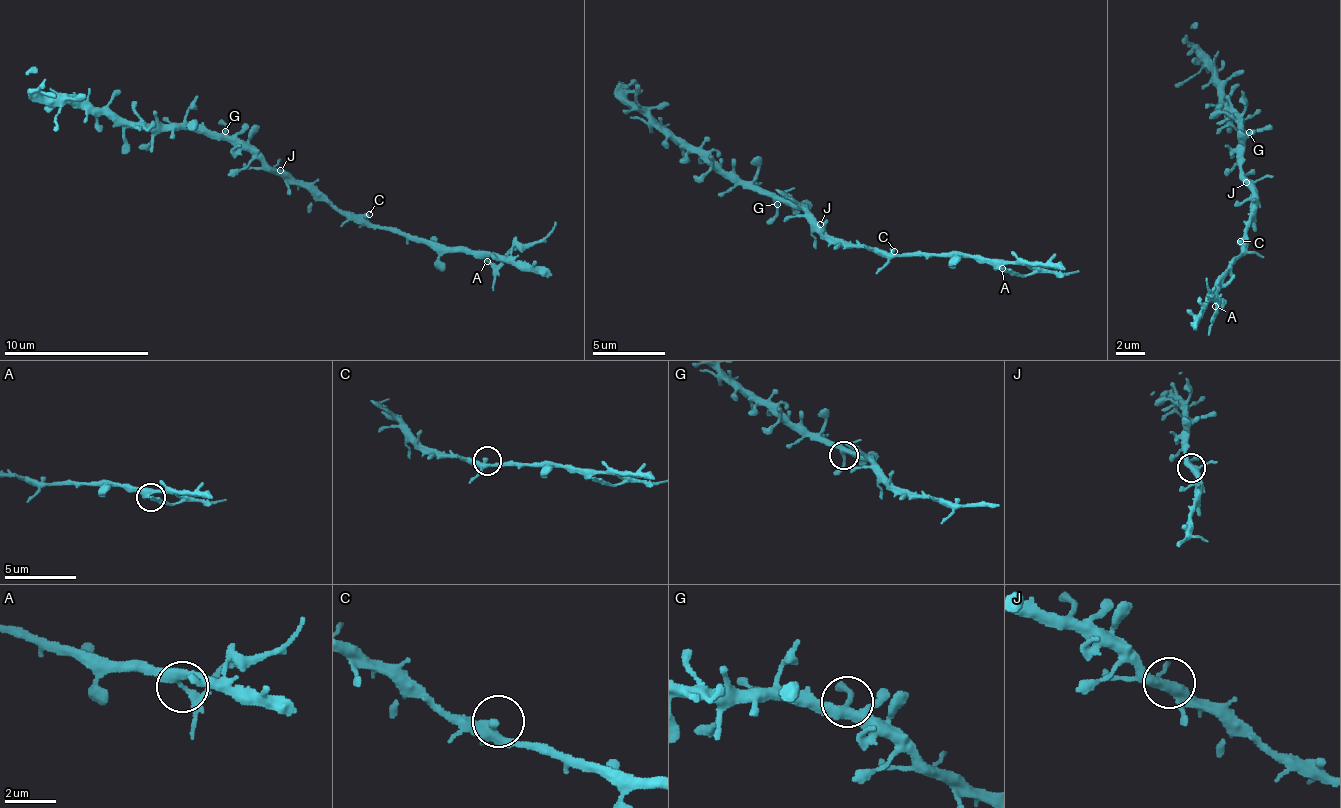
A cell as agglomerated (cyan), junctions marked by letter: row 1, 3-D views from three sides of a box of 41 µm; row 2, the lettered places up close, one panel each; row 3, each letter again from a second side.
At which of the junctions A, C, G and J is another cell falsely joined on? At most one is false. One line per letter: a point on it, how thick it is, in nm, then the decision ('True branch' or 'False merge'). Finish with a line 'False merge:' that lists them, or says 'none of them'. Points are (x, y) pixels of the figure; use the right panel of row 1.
A: Place: (1215, 306). Thickness 300 nm. False merge
C: Place: (1240, 241). Thickness 260 nm. True branch
G: Place: (1249, 132). Thickness 300 nm. True branch
J: Place: (1246, 182). Thickness 360 nm. True branch
False merge: A

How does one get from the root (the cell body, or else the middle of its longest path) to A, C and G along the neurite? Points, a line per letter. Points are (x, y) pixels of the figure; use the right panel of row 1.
A: (1251, 185), (1248, 187), (1256, 200), (1247, 233), (1230, 267), (1211, 289), (1209, 298), (1215, 307)
C: (1251, 185), (1248, 187), (1256, 200), (1245, 234), (1248, 238), (1240, 241)
G: (1251, 185), (1240, 167), (1244, 136), (1249, 132)

